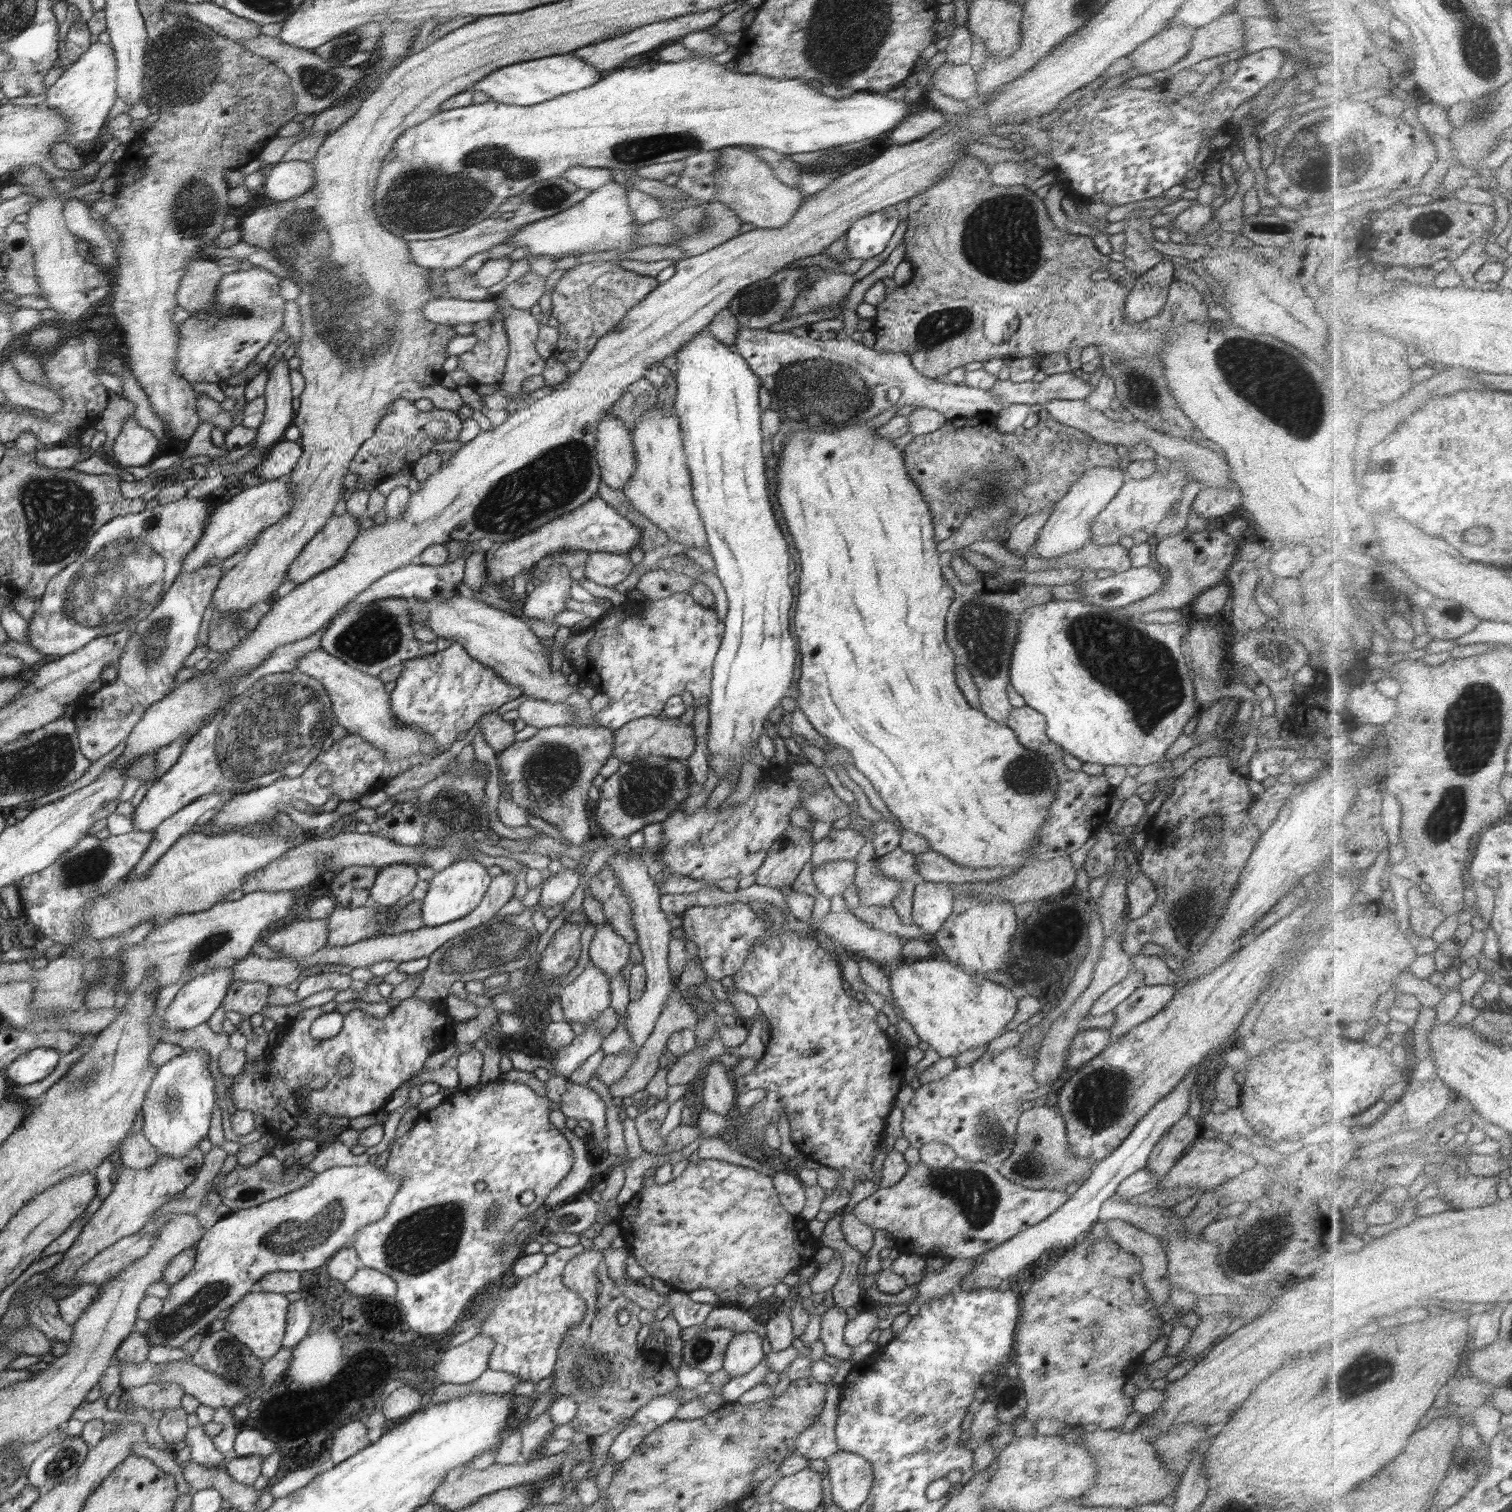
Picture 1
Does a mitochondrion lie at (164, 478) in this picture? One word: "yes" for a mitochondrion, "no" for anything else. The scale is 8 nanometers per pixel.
no

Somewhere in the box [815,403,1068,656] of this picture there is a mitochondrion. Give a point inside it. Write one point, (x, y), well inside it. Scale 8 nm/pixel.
(979, 494)

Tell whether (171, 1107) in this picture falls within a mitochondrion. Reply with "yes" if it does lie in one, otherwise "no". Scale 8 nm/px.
yes

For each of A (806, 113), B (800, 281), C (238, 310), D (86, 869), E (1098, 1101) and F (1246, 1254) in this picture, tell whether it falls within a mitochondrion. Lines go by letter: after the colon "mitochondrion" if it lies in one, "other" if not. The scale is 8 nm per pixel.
A: other
B: mitochondrion
C: mitochondrion
D: mitochondrion
E: mitochondrion
F: mitochondrion

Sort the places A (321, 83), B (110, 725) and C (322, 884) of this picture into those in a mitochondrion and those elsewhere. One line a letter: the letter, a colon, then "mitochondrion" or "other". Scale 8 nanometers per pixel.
A: mitochondrion
B: other
C: other

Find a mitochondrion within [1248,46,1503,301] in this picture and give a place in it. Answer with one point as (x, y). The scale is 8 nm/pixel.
(1477, 118)

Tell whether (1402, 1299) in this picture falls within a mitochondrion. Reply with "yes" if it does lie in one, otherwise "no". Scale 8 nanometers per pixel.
no

